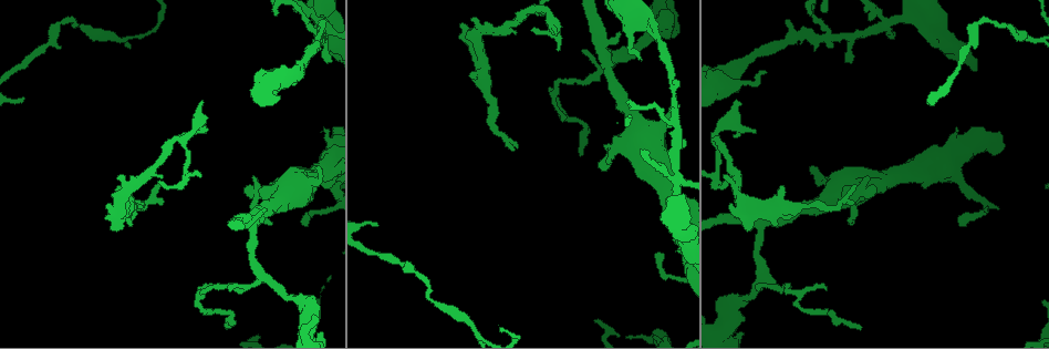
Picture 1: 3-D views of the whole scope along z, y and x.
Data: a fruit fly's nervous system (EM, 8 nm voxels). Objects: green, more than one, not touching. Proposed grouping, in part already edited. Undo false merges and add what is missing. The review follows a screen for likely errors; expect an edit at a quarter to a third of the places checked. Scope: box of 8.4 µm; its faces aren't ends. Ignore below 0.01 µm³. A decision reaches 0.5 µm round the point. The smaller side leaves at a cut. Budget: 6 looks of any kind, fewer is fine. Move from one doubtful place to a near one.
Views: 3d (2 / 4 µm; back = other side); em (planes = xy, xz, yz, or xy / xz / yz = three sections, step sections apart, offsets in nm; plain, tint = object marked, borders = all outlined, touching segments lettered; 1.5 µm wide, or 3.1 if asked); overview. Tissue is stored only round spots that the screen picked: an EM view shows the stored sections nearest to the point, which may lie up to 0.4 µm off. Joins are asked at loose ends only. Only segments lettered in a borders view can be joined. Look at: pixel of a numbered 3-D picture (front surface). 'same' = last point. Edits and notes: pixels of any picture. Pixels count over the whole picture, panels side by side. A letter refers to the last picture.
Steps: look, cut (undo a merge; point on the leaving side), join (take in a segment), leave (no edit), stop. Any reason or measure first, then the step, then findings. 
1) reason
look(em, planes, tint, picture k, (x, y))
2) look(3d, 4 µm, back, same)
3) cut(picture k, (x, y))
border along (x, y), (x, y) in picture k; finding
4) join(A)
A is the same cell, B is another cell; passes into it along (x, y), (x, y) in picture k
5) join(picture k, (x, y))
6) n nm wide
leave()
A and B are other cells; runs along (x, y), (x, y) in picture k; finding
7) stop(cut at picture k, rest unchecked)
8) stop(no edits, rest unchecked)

free end
look(em, planes, borders, picture 1, (377, 223))

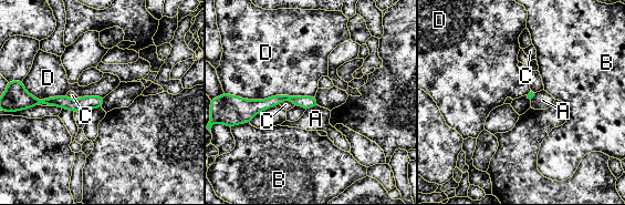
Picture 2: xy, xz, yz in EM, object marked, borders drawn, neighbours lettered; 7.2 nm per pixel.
leave()
A, B, C and D are other cells; runs along (314, 102), (281, 98), (252, 104) in picture 2; no lettered segment goes on from it

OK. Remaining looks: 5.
an open end
look(3d, 4 µm, picture 1, (724, 178))

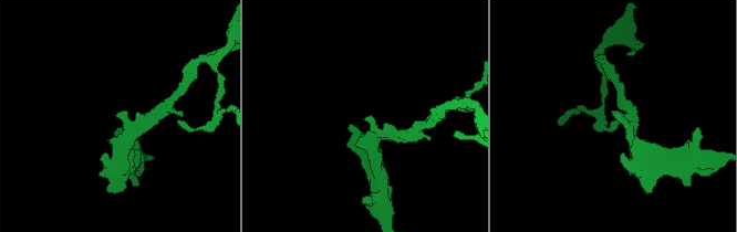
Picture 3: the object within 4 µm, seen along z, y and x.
look(em, planes, borders, picture 3, (615, 116))

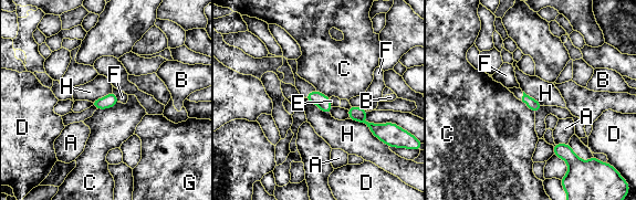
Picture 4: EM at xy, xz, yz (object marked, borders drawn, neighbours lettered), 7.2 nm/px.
arms of 180, 280 nm
leave()
A, B, C, D, E, F, G and H are other cells; no lettered segment goes on from it

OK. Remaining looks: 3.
look(3d, 4 µm, picture 1, (738, 103))

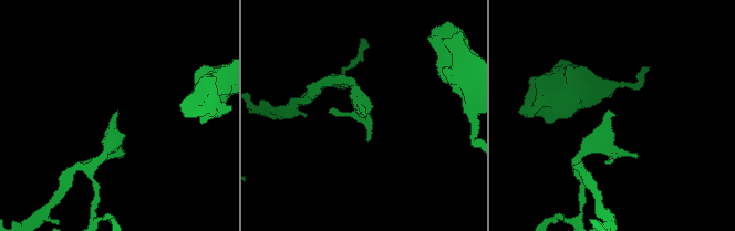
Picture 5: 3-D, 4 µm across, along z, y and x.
look(em, planes, borders, picture 5, (611, 114))

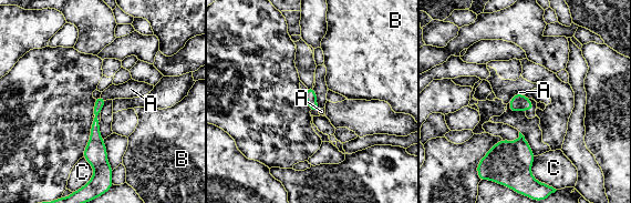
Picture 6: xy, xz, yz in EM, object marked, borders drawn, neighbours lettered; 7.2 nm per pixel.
join(A)
A is the same cell, B and C are other cells; passes into it along (100, 101), (103, 98), (131, 89) in picture 6; it goes on there

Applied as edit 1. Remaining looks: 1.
stop(join at picture 6, rest unchecked)

